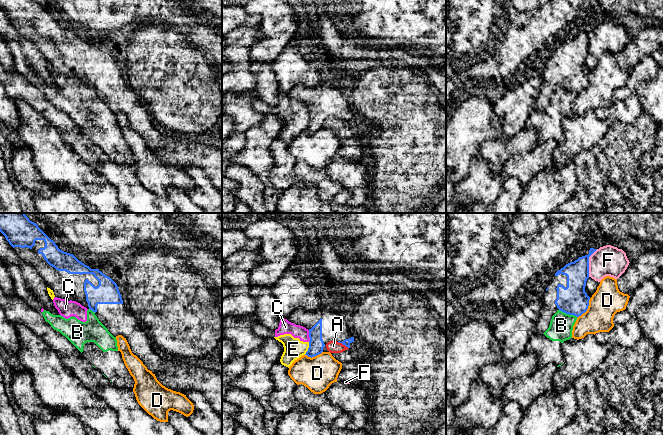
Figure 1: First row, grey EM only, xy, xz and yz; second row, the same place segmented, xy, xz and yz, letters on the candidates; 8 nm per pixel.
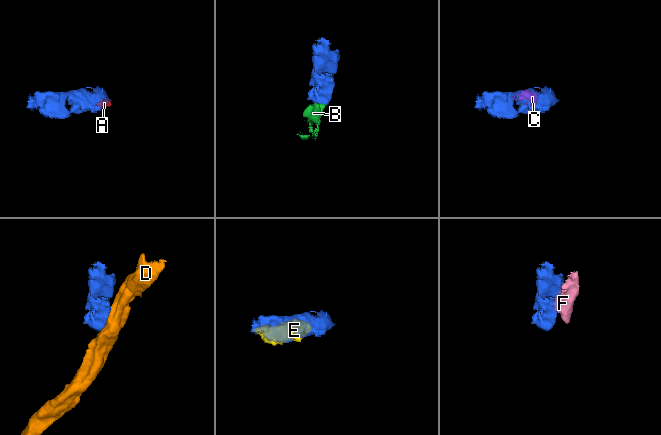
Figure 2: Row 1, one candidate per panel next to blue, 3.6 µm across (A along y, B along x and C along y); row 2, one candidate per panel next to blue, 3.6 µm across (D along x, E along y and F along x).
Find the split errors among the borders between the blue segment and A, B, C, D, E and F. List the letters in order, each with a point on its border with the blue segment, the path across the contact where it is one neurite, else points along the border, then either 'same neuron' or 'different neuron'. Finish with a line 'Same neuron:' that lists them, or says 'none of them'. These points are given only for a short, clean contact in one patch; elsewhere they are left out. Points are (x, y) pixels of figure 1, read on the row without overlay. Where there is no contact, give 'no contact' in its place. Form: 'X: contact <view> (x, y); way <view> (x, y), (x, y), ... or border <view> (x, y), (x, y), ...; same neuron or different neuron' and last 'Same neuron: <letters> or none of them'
A: contact xz (343, 120); border xz (338, 117), (348, 124); different neuron
B: contact yz (568, 89); border yz (559, 85), (576, 93); different neuron
C: contact xz (309, 112); border xz (308, 106), (309, 117); different neuron
D: contact yz (587, 84); border yz (590, 74), (588, 84), (577, 93); different neuron
E: contact xz (308, 124); different neuron
F: contact yz (588, 39); different neuron
Same neuron: none of them

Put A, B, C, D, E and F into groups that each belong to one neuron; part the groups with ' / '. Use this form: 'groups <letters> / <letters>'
groups A F / B C E / D

